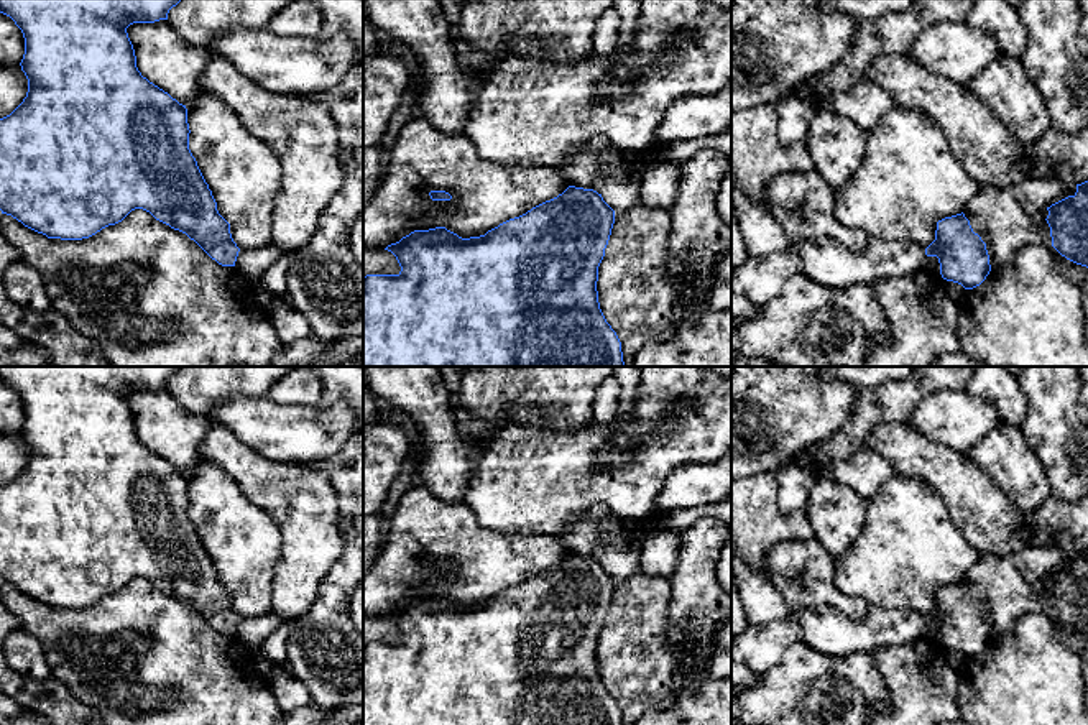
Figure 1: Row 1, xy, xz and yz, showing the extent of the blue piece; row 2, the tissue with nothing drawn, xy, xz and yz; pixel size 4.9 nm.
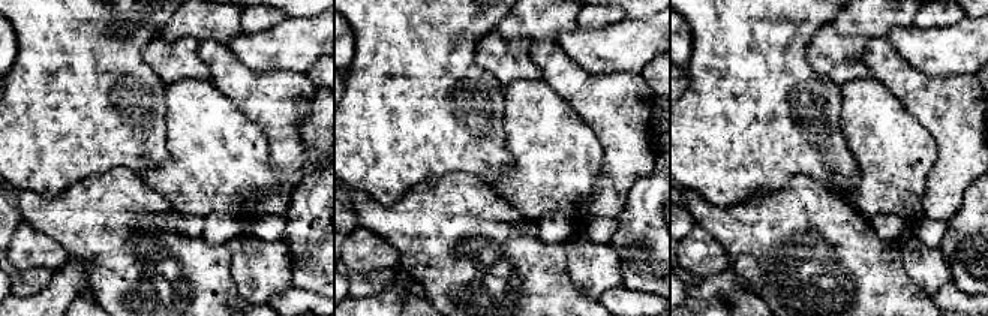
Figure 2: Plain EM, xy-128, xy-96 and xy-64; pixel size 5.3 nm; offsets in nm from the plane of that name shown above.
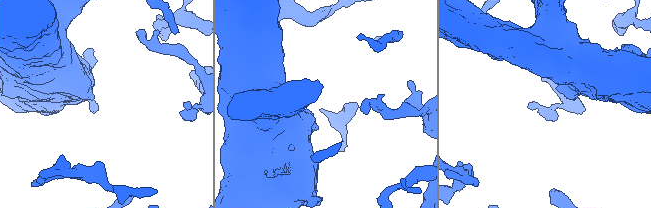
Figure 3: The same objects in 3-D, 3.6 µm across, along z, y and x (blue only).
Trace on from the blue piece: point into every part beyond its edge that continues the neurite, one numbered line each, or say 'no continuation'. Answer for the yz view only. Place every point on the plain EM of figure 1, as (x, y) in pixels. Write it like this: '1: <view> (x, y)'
1: yz (827, 630)

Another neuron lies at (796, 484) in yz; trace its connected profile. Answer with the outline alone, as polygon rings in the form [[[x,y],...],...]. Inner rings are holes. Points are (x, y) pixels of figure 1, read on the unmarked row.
[[[794,460],[776,470],[779,480],[779,505],[784,511],[807,511],[809,495],[818,478]]]

